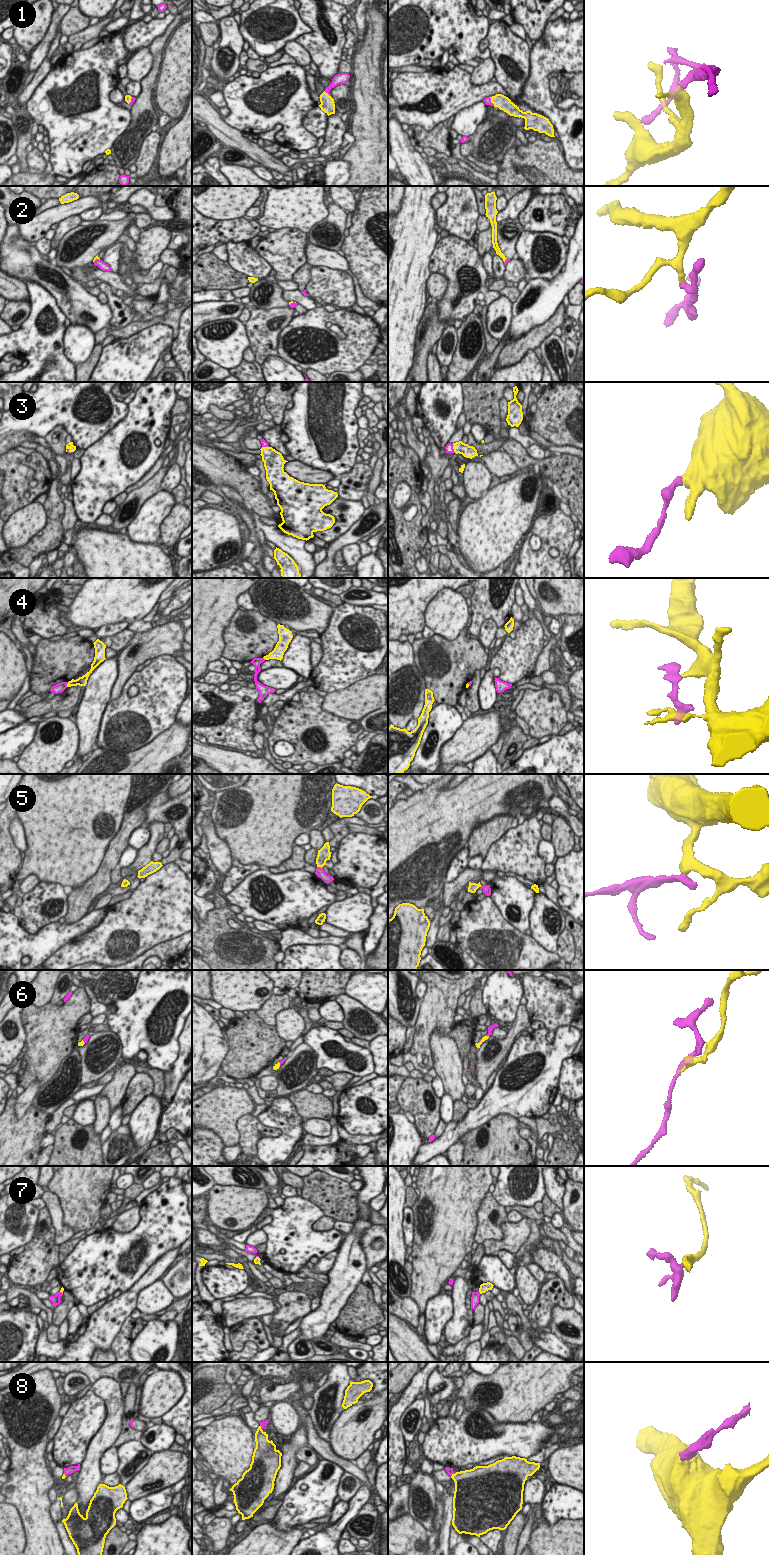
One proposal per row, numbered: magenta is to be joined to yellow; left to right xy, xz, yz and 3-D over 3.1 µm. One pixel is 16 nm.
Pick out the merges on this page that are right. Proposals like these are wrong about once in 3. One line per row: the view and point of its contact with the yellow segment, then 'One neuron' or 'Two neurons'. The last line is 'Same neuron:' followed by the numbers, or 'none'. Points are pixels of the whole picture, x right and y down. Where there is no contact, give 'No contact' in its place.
1: Touches yellow at xz (326, 93). One neuron
2: Touches yellow at xy (96, 258). One neuron
3: Touches yellow at yz (453, 448). One neuron
4: Touches yellow at xy (67, 684). Two neurons
5: Touches yellow at xz (319, 866). One neuron
6: Touches yellow at yz (481, 1040). Two neurons
7: Touches yellow at yz (479, 1291). One neuron
8: Touches yellow at yz (453, 1474). One neuron
Same neuron: 1, 2, 3, 5, 7, 8

